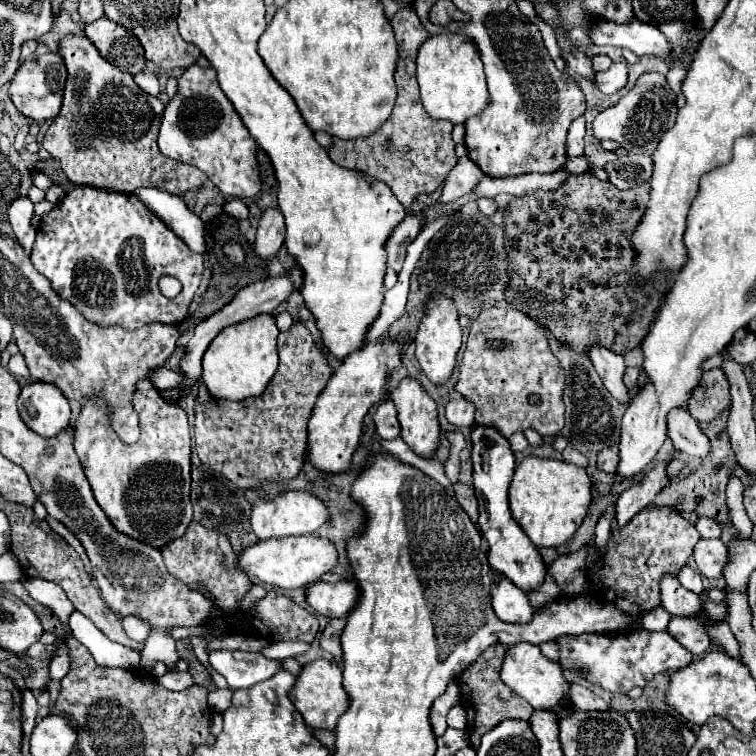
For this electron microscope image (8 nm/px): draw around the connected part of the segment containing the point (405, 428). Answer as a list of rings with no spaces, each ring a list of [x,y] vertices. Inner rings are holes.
[[[403,378],[395,390],[389,392],[389,398],[393,400],[397,412],[399,412],[399,424],[401,424],[401,438],[413,448],[413,452],[421,458],[431,458],[437,450],[439,440],[439,410],[433,398],[423,390],[423,386],[413,378]]]

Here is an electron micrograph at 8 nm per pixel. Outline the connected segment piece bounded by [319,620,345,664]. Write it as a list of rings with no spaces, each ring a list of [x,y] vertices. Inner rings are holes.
[[[331,620],[331,624],[321,632],[321,640],[319,644],[333,654],[333,658],[341,664],[343,662],[343,650],[341,650],[341,644],[339,644],[339,638],[341,638],[341,632],[345,628],[345,622],[343,620]]]

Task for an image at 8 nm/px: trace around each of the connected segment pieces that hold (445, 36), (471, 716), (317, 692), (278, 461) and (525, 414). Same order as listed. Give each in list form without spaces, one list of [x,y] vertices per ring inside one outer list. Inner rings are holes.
[[[451,32],[429,36],[421,44],[415,64],[421,102],[429,116],[437,120],[451,120],[453,124],[463,124],[469,116],[479,114],[487,106],[489,92],[481,54],[467,36]]]
[[[495,644],[489,646],[473,664],[469,664],[461,676],[459,676],[459,688],[461,688],[461,702],[465,712],[467,712],[467,730],[469,730],[469,740],[471,746],[477,748],[481,736],[487,730],[493,730],[501,720],[505,718],[529,718],[533,708],[529,706],[529,702],[525,702],[523,698],[519,698],[517,694],[513,694],[513,690],[509,690],[509,686],[503,684],[503,680],[499,678],[499,670],[505,658],[505,646],[503,644]]]
[[[315,660],[315,662],[305,664],[301,668],[301,674],[295,680],[295,686],[289,692],[289,700],[301,712],[307,726],[321,728],[321,730],[323,728],[335,730],[339,716],[347,708],[347,694],[345,694],[343,684],[341,684],[341,668],[339,668],[339,664],[329,662],[329,660]]]
[[[295,322],[287,332],[279,334],[279,368],[261,396],[241,400],[241,402],[217,400],[201,384],[197,404],[195,404],[195,450],[201,462],[203,464],[207,462],[213,470],[221,472],[239,488],[259,486],[263,480],[295,478],[303,466],[305,452],[307,452],[307,434],[309,434],[307,422],[331,374],[333,368],[329,366],[327,358],[321,354],[317,344],[313,342],[311,332],[305,328],[305,324]]]
[[[489,308],[475,318],[455,388],[477,406],[477,424],[495,426],[507,438],[531,426],[541,436],[553,438],[563,430],[563,386],[563,370],[549,350],[543,330],[529,316],[505,308]],[[529,394],[539,394],[541,404],[531,406],[525,400]]]

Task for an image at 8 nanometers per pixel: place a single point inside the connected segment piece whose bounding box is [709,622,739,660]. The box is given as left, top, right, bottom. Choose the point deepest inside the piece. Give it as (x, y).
(720, 634)

